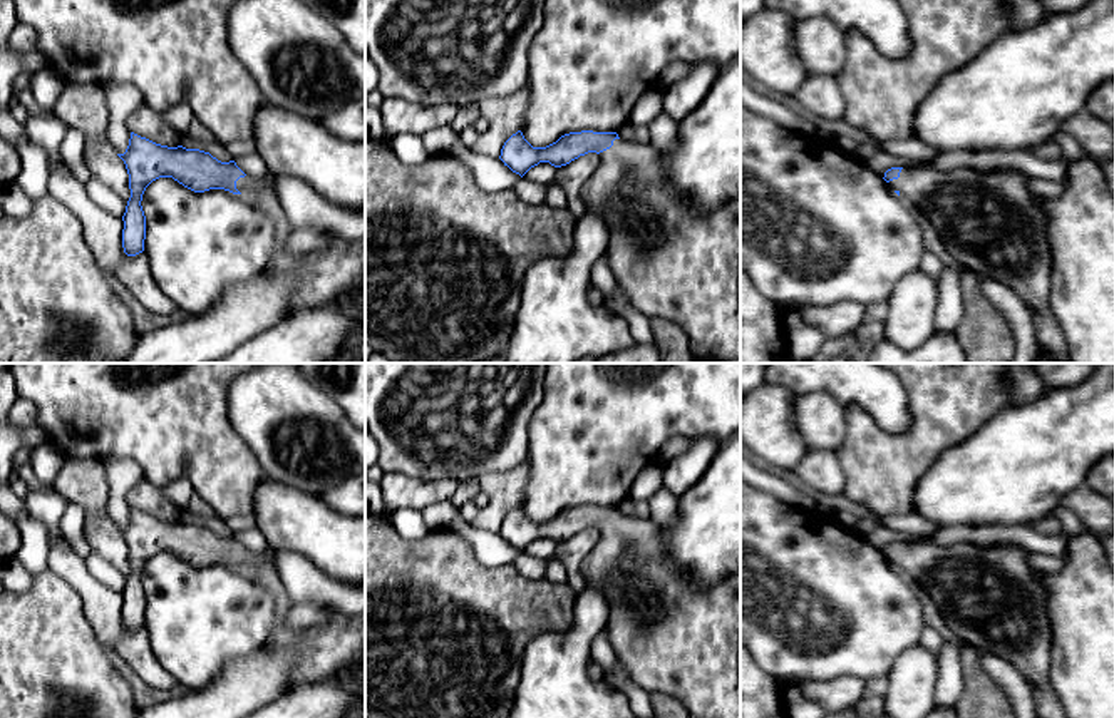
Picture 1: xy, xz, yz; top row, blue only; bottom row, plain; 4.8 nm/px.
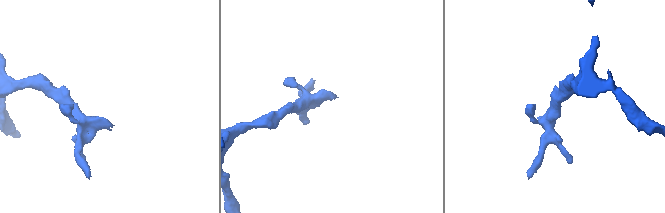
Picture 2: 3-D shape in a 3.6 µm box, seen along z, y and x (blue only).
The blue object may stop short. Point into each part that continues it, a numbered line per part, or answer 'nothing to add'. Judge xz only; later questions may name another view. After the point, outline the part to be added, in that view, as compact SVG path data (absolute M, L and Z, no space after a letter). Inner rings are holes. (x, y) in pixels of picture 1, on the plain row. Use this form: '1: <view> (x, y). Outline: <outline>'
1: xz (675, 636). Outline: M615 514L610 524L600 527L600 541L585 561L583 576L586 582L596 587L608 603L605 631L620 663L635 685L642 686L647 693L672 695L689 711L690 718L740 718L740 571L722 577L714 586L697 584L689 579L687 571L678 567L668 554L658 524L652 519L635 519Z

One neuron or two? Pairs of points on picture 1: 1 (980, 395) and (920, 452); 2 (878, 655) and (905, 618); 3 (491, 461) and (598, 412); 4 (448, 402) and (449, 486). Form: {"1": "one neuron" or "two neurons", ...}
{"1": "one neuron", "2": "one neuron", "3": "two neurons", "4": "two neurons"}

